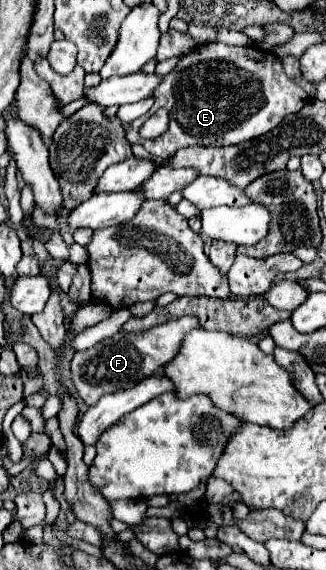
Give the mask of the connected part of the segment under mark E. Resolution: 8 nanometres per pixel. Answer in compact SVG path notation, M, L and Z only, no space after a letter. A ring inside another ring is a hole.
M226 43L194 47L164 77L152 97L152 109L130 123L126 139L130 145L142 145L154 159L170 159L178 149L192 145L236 145L256 139L310 101L306 91L286 77L282 61L272 51ZM160 107L166 107L170 113L168 131L156 139L142 139L138 135L140 125Z

